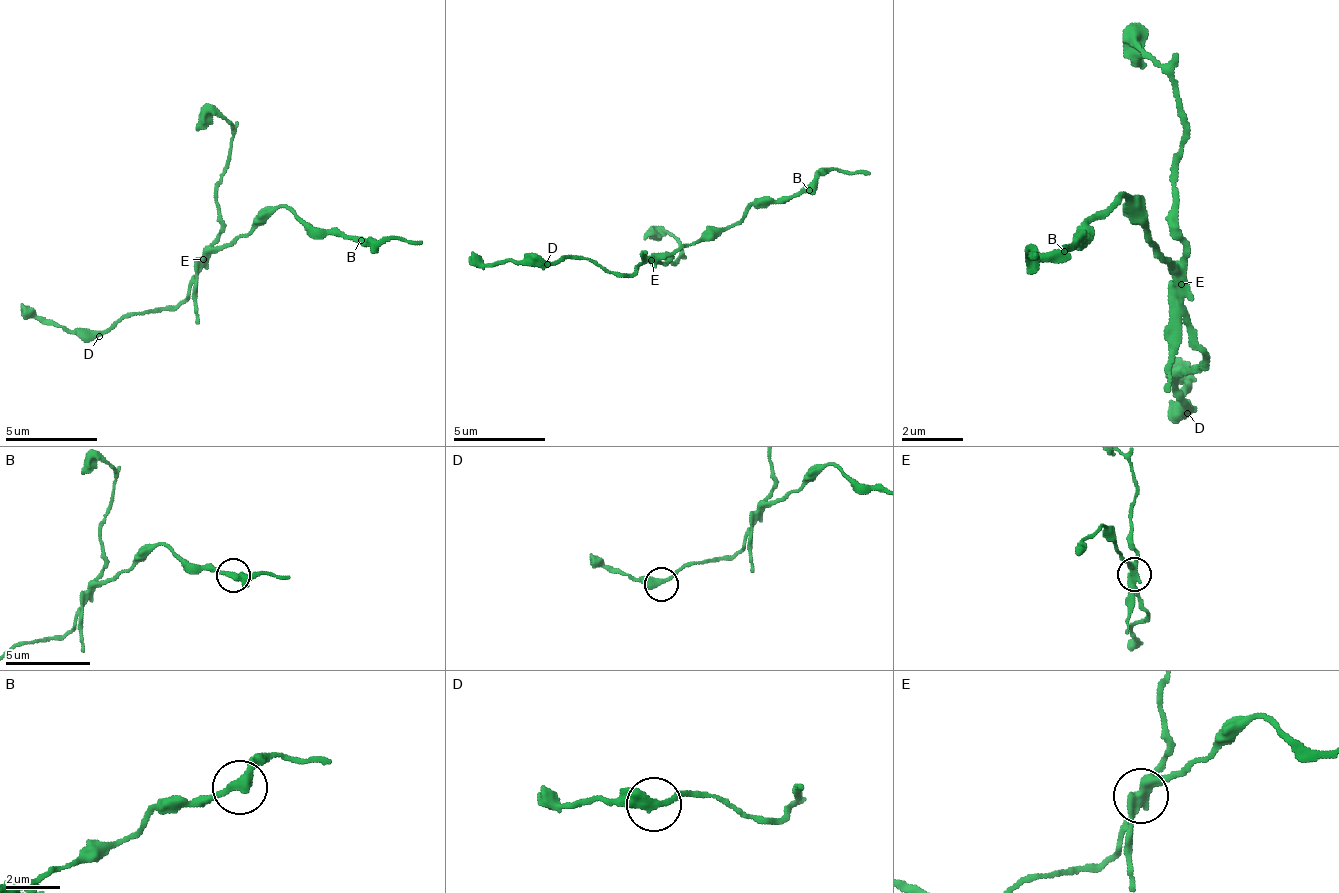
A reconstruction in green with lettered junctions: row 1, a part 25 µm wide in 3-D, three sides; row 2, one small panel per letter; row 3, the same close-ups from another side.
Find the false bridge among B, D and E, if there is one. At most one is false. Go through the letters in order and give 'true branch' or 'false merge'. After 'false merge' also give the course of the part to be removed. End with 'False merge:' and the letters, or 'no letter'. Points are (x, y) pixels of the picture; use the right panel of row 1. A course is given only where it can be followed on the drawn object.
B: true branch
D: true branch
E: false merge; foreign part runs (1179, 282), (1179, 144), (1171, 82), (1133, 44), (1148, 67)
False merge: E

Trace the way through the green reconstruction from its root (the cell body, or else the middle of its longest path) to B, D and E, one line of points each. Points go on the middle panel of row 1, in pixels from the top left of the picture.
B: (666, 259), (684, 245), (712, 241), (753, 204), (763, 204), (767, 200), (790, 200), (809, 190)
D: (666, 259), (643, 259), (629, 273), (606, 273), (588, 259), (556, 259), (547, 264)
E: (666, 259), (652, 259)

